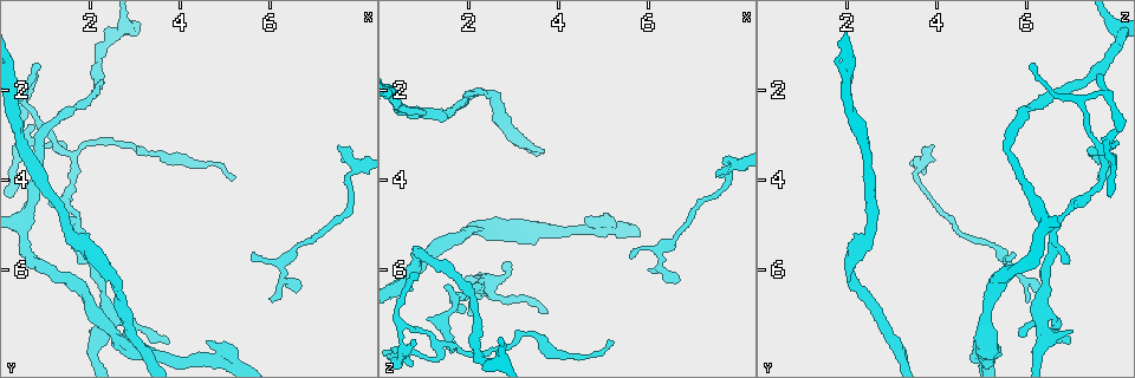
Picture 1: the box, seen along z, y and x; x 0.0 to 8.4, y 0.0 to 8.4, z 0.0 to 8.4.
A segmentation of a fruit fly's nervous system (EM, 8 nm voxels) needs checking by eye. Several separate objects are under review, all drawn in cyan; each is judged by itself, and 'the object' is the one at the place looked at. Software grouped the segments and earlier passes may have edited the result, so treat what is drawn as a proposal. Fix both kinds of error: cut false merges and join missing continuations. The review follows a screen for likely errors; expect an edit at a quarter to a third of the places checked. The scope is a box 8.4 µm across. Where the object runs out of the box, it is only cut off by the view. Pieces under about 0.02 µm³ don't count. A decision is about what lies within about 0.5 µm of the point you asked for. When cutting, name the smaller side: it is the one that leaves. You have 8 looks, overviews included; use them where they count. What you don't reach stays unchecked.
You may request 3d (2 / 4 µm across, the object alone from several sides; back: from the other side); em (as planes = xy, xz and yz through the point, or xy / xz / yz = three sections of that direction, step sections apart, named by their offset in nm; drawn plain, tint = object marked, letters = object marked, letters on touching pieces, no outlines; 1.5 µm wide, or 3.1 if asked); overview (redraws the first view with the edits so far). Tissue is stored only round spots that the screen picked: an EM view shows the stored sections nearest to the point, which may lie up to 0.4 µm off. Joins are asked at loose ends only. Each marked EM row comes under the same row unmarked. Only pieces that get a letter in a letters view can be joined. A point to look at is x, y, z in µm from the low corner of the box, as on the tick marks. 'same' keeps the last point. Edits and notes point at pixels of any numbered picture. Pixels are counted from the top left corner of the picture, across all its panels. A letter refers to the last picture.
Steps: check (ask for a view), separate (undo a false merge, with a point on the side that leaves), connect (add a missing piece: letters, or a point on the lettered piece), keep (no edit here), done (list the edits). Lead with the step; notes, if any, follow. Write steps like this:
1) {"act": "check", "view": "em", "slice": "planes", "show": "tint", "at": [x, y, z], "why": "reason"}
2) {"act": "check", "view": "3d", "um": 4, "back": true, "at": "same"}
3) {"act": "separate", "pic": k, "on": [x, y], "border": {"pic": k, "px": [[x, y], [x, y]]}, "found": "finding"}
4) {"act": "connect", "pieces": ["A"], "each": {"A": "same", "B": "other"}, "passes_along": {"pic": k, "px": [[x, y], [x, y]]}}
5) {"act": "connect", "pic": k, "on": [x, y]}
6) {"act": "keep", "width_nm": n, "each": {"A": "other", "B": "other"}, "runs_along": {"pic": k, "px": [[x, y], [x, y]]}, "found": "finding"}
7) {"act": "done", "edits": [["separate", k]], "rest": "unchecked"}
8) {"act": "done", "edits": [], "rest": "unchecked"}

{"act": "check", "view": "em", "slice": "xz", "step": 4, "show": "letters", "at": [3.70, 7.65, 6.90], "why": "free end"}

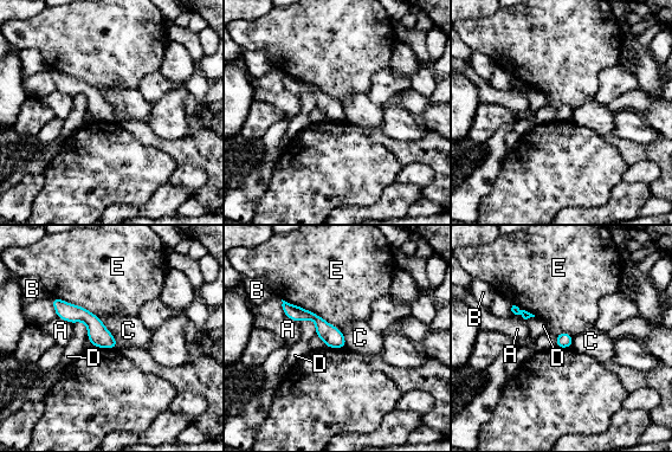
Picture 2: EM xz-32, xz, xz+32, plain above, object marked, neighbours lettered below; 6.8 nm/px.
{"act": "keep", "each": {"A": "other", "B": "other", "C": "other", "D": "other", "E": "other"}, "border": {"pic": 2, "px": [[282, 298], [316, 312], [340, 330]]}, "found": "none of them fits"}

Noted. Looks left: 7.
{"act": "check", "view": "3d", "um": 4, "at": [4.60, 7.60, 4.90], "why": "branch stops here"}

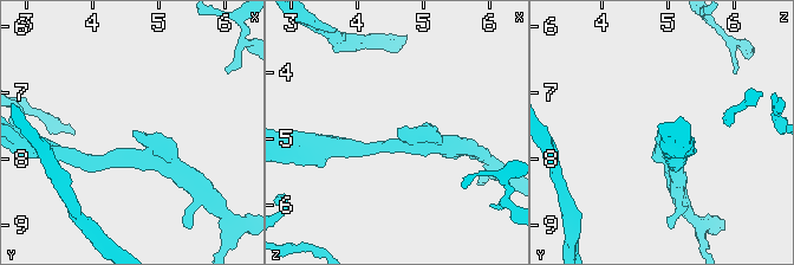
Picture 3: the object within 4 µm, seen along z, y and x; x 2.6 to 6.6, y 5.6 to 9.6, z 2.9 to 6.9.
{"act": "check", "view": "em", "slice": "planes", "show": "letters", "at": [4.60, 7.60, 4.85]}

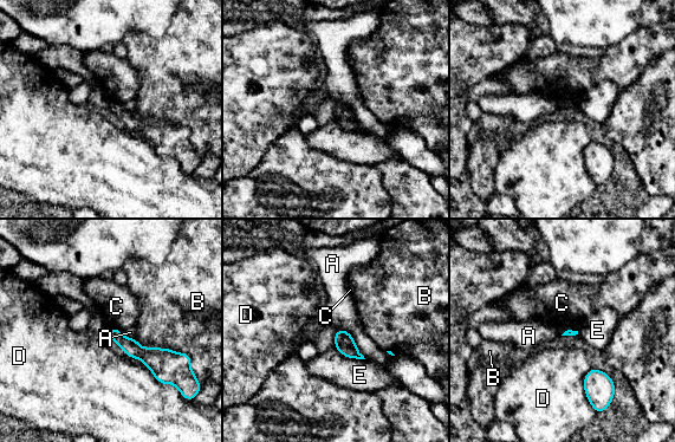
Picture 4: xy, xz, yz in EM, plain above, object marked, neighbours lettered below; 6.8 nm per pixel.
{"act": "keep", "longest_contact_nm": ["B", 400], "each": {"A": "other", "B": "other", "C": "other", "D": "other", "E": "other"}, "border": {"pic": 4, "px": [[336, 329], [346, 331], [365, 358]]}, "found": "no lettered piece goes on from it"}

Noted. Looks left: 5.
{"act": "check", "view": "3d", "um": 4, "at": [0.90, 1.70, 7.60]}

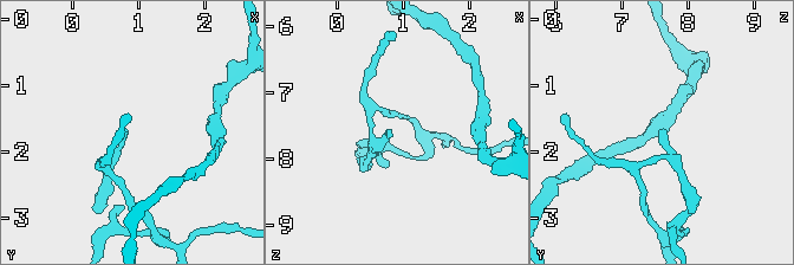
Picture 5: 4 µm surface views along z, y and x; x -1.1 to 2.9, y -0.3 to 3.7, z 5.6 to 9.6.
{"act": "check", "view": "em", "slice": "yz", "step": 8, "show": "letters", "at": [0.85, 1.65, 7.60], "why": "need the tissue"}

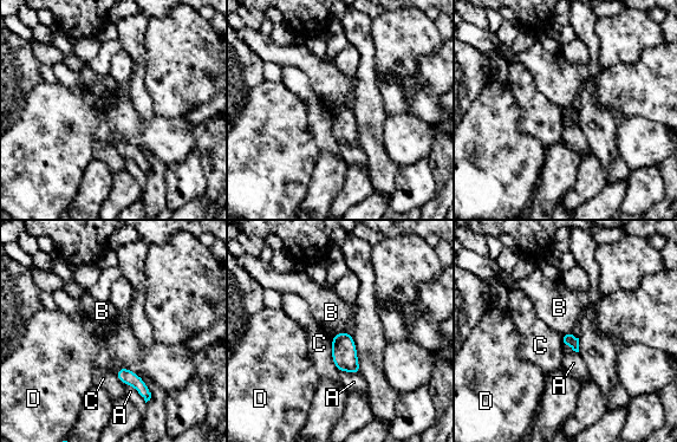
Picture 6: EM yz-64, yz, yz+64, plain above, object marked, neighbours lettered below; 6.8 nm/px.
{"act": "check", "view": "em", "slice": "xz", "step": 8, "show": "letters", "at": "same"}

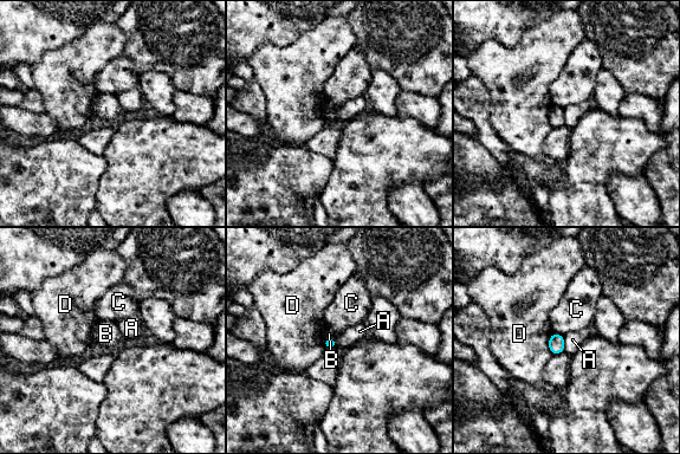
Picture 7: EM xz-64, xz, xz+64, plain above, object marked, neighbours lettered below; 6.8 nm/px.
{"act": "keep", "each": {"A": "other", "B": "other", "C": "other", "D": "other"}, "border": {"pic": 7, "px": [[562, 335], [565, 350]]}, "found": "no lettered piece goes on from it"}

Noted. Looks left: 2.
{"act": "done", "edits": [], "rest": "unchecked"}

